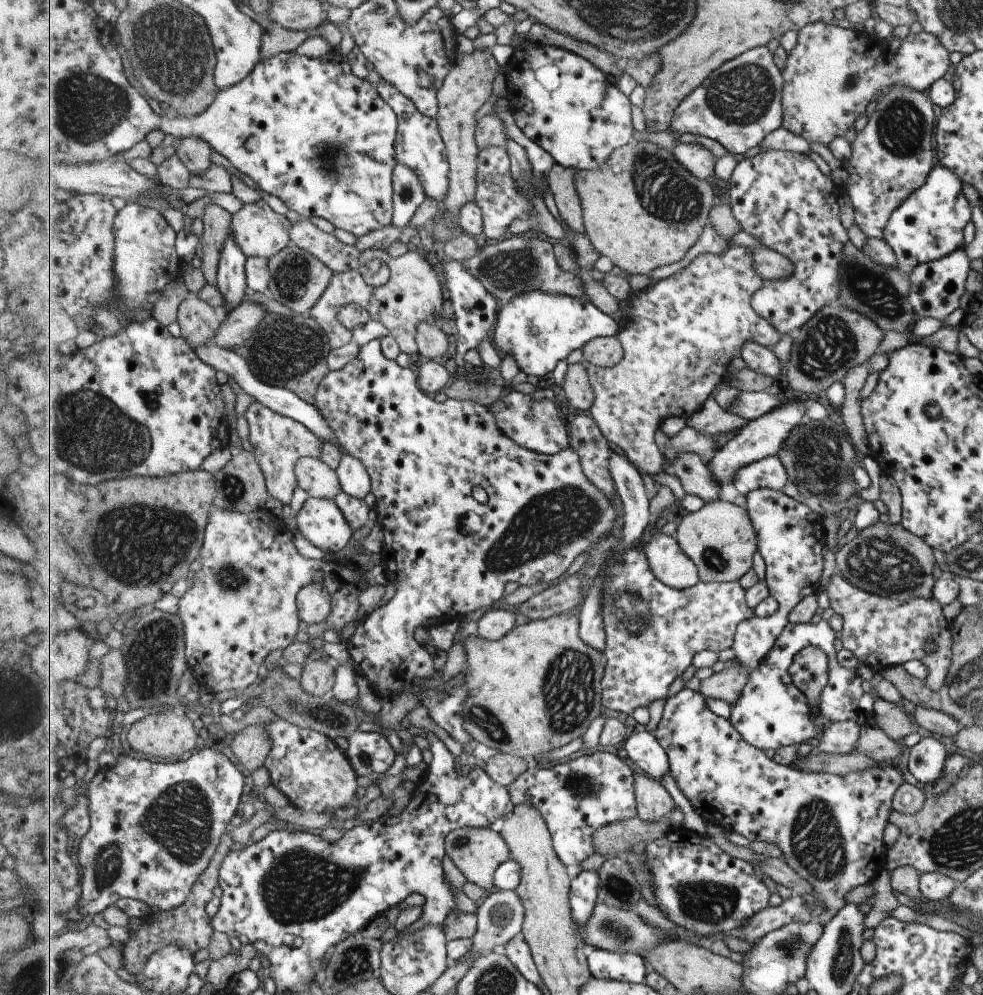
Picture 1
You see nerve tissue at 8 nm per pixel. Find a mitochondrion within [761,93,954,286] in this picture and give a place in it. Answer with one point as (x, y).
(902, 130)

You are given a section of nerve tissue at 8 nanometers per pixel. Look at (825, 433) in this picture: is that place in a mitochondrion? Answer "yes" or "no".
yes

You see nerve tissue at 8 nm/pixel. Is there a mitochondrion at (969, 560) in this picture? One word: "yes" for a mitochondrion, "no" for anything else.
yes

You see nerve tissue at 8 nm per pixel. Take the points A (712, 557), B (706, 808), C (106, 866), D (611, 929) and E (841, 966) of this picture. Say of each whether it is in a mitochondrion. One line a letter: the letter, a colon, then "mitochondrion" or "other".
A: mitochondrion
B: other
C: mitochondrion
D: mitochondrion
E: mitochondrion

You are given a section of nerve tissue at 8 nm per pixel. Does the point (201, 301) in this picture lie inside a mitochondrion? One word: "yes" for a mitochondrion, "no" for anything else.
no

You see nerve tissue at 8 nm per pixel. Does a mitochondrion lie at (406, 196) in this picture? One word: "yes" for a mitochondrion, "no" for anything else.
yes

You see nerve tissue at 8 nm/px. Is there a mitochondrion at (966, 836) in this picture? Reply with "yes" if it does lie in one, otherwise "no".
yes

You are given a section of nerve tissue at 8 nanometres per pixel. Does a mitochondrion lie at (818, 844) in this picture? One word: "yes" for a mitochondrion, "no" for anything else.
yes

